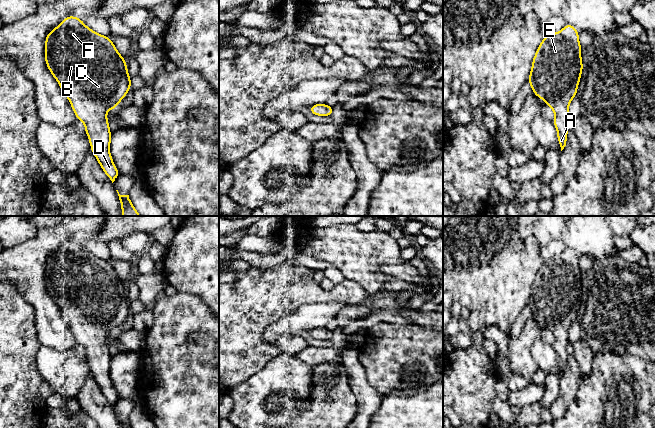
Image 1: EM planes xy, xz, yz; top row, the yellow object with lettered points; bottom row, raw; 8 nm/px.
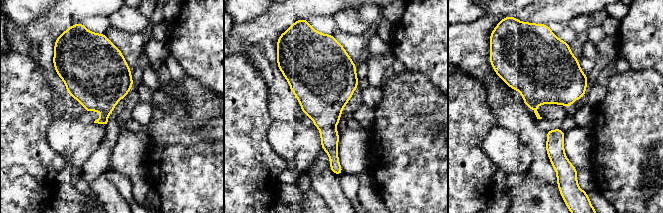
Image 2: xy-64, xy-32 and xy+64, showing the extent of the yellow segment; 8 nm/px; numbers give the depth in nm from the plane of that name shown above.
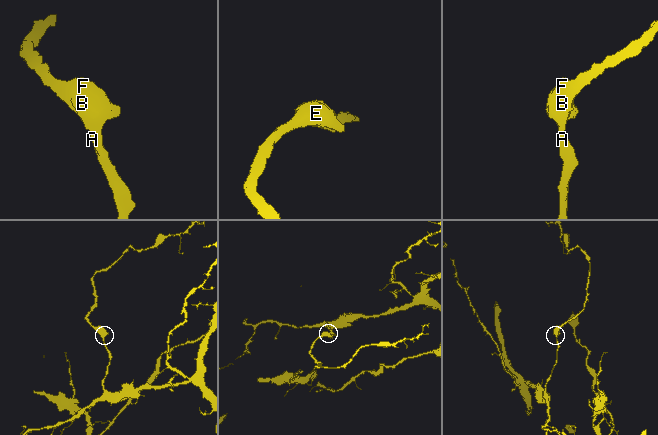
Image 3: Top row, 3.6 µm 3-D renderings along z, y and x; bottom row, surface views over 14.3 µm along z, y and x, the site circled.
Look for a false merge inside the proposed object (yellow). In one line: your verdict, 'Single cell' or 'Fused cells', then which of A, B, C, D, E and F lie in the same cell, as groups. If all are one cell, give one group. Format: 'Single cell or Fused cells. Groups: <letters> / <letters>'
Single cell. Groups: A B C D E F

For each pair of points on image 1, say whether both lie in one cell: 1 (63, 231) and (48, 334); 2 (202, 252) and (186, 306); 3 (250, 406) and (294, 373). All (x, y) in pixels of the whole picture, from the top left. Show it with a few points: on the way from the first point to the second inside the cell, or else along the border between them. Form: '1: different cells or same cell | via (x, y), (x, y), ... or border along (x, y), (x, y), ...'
1: same cell | via (37, 257), (36, 294), (45, 308)
2: different cells | border along (177, 291), (196, 294), (208, 308)
3: same cell | via (261, 396), (270, 387), (276, 387), (283, 380)

